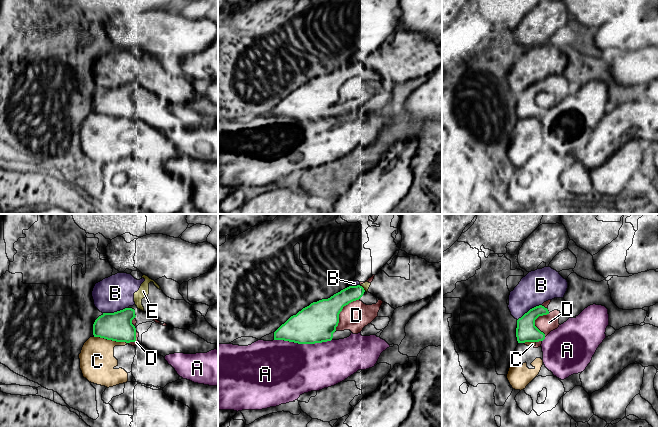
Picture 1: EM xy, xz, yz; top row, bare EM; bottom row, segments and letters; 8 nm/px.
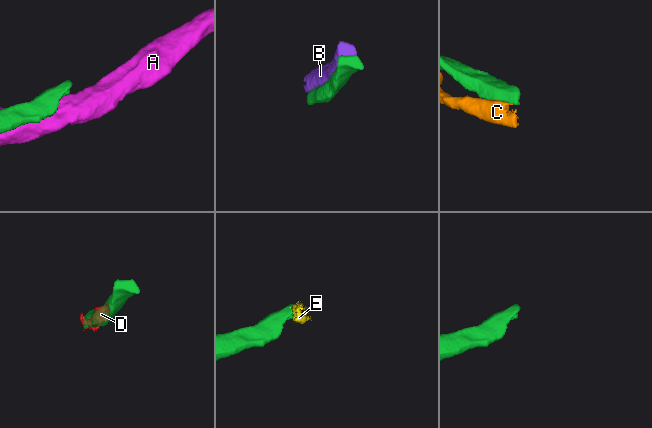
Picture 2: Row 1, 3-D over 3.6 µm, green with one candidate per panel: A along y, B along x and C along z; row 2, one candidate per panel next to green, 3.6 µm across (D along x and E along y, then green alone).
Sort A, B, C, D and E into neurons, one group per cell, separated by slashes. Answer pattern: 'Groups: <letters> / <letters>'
Groups: A / B E / C / D

